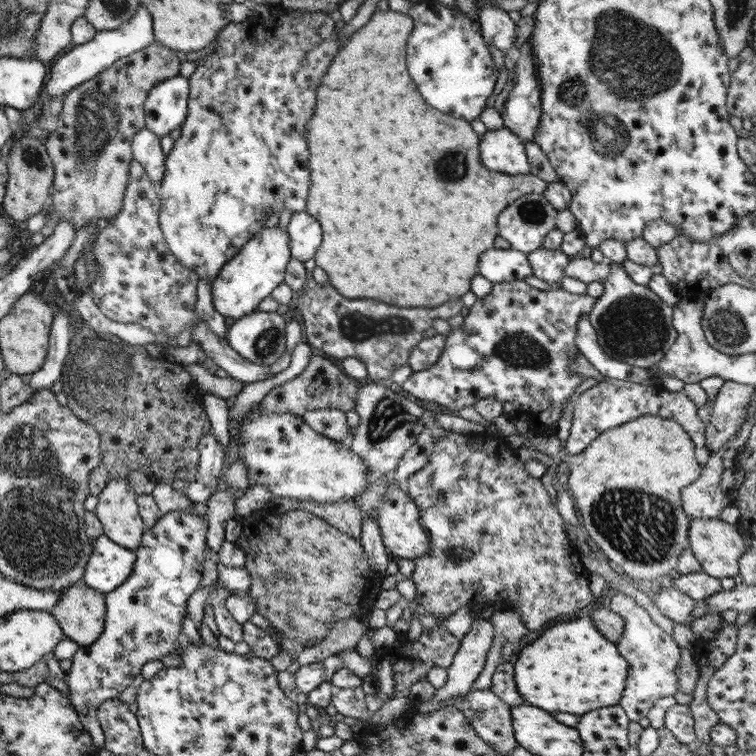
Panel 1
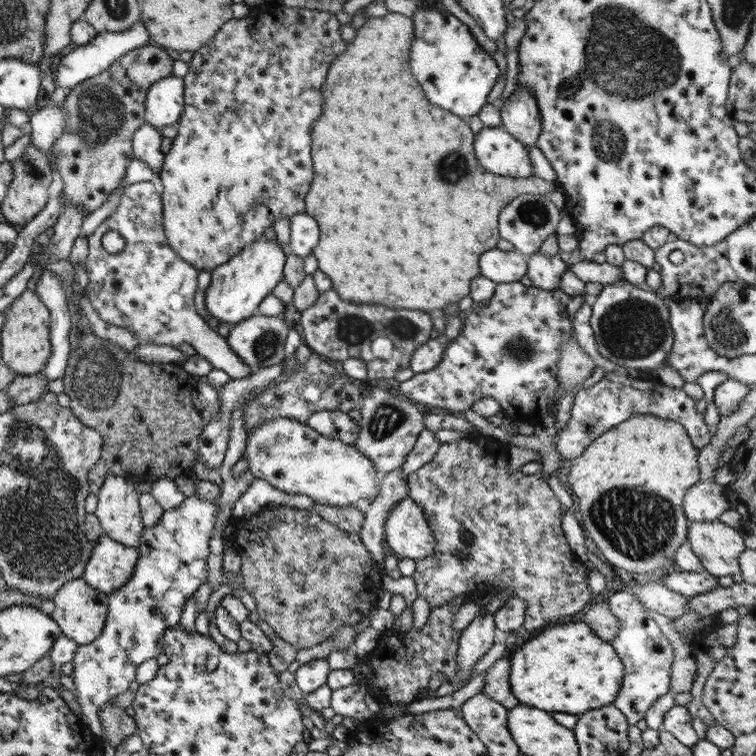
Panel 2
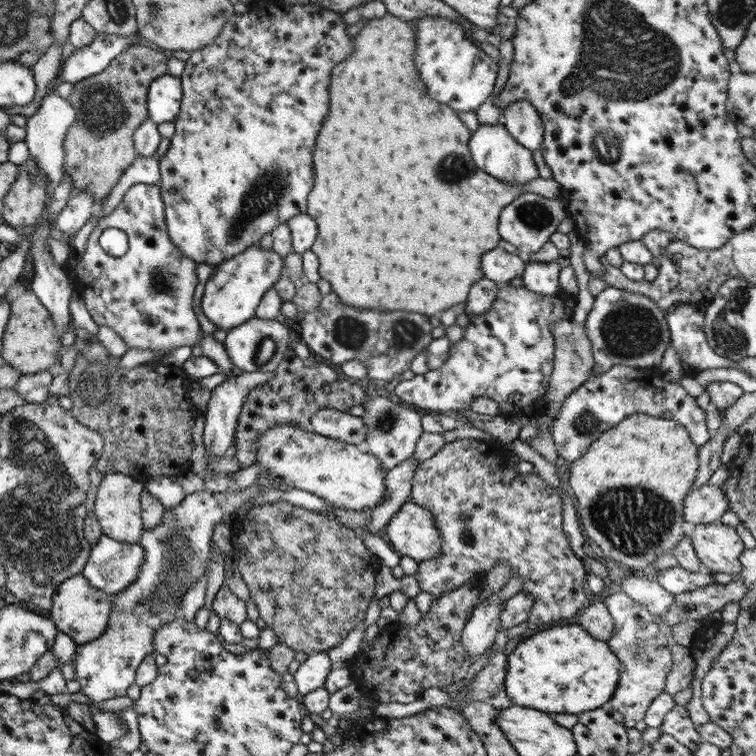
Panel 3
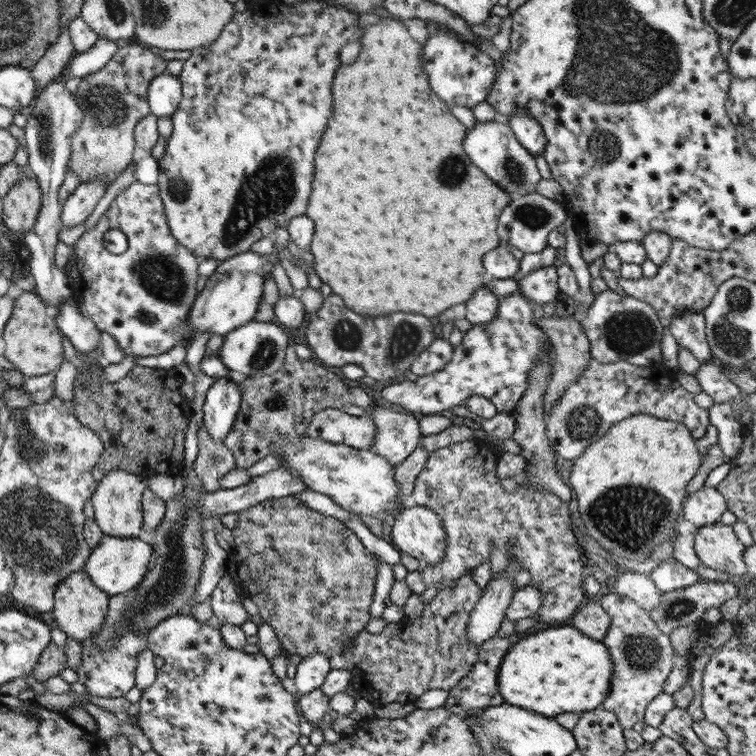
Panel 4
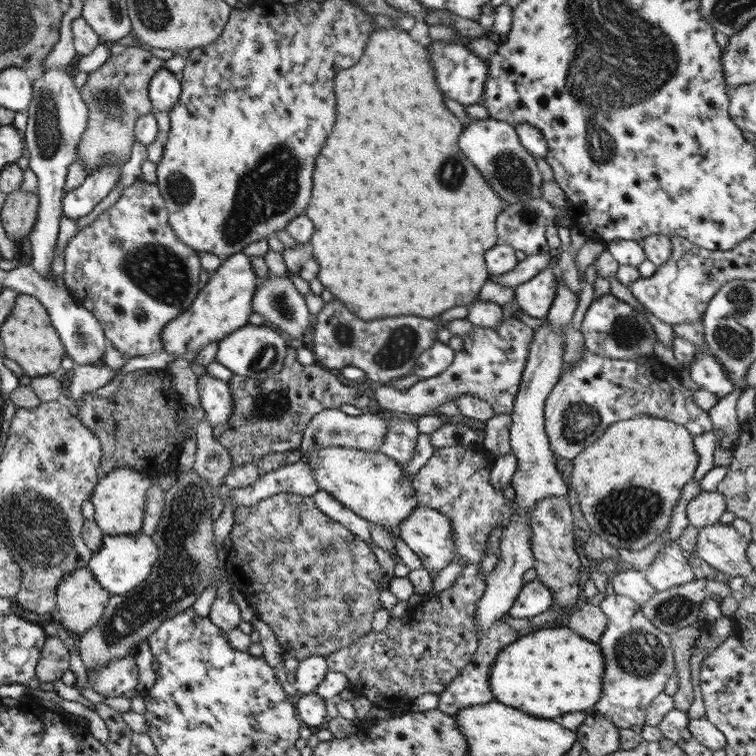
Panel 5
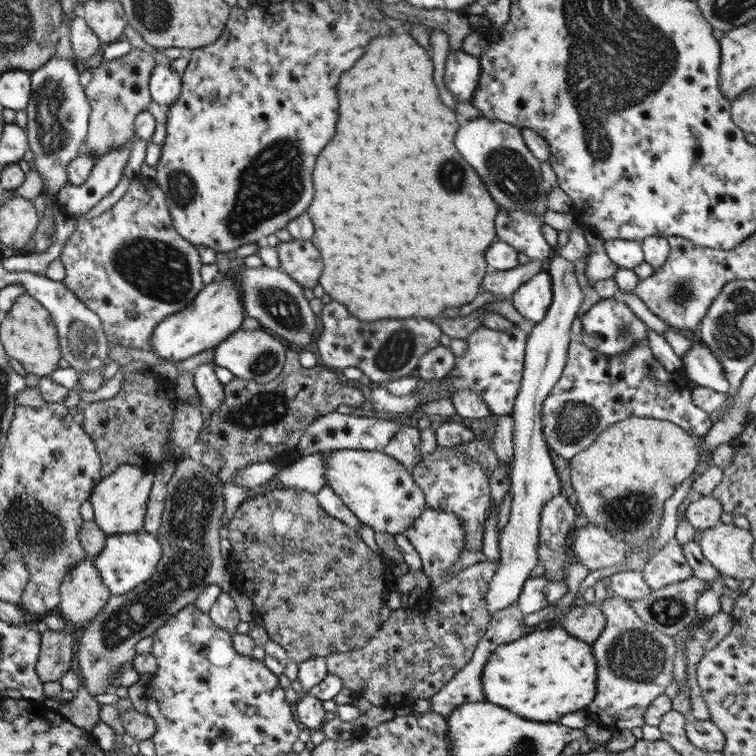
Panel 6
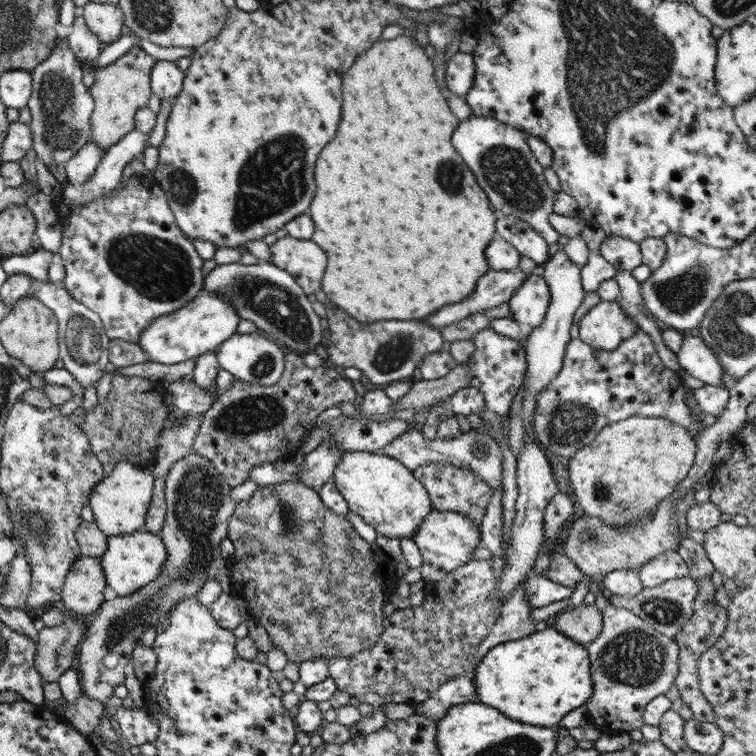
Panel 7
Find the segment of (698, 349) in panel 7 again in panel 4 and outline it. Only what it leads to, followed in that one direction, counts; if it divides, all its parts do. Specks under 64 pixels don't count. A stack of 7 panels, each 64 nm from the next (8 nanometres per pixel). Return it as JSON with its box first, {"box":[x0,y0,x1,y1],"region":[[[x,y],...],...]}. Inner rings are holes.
{"box":[694,362,741,404],"region":[[[702,362],[700,366],[694,376],[703,392],[710,394],[714,403],[724,404],[736,396],[741,396],[741,390],[725,376],[720,364]]]}

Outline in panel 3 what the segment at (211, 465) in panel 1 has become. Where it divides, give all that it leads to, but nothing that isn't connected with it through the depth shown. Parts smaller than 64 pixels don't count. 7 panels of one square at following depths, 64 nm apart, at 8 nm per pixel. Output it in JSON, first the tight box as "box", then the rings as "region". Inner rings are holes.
{"box":[202,370,276,457],"region":[[[276,370],[273,372],[245,372],[241,376],[230,376],[211,392],[210,400],[207,405],[207,411],[203,413],[205,416],[204,432],[202,442],[206,447],[206,453],[210,457],[222,457],[225,453],[231,450],[233,441],[235,440],[236,427],[238,426],[239,416],[242,405],[246,400],[247,394],[255,390],[258,386],[268,383],[270,379],[276,375]]]}

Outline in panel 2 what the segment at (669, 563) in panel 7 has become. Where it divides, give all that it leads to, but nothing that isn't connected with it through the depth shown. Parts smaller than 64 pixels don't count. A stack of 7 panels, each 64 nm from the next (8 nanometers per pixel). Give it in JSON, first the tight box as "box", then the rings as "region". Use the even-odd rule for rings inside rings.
{"box":[663,569,718,597],"region":[[[674,569],[663,579],[664,586],[686,597],[696,597],[718,587],[718,578],[710,572],[682,572]]]}

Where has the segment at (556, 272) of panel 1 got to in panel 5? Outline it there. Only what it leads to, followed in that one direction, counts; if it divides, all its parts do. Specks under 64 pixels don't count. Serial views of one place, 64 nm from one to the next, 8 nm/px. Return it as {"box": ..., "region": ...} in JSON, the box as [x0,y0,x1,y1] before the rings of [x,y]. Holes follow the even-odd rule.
{"box":[514,268,556,319],"region":[[[545,268],[530,280],[514,289],[518,308],[532,318],[545,319],[556,296],[556,278],[553,268]]]}

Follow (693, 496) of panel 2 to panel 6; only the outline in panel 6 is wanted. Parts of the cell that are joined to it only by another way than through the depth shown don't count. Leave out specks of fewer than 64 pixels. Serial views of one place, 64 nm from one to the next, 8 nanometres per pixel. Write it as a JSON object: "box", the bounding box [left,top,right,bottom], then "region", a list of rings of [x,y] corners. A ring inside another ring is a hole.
{"box":[685,495,722,532],"region":[[[714,495],[695,496],[685,505],[686,520],[701,532],[721,522],[722,503]]]}

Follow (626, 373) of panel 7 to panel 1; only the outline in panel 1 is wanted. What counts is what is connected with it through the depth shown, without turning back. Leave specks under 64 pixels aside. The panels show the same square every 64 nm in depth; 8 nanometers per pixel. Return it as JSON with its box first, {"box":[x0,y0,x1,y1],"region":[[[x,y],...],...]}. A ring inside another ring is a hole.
{"box":[566,378,706,455],"region":[[[606,378],[606,382],[600,382],[580,395],[578,402],[574,402],[572,414],[570,435],[566,440],[569,455],[581,454],[602,432],[632,422],[642,415],[675,420],[686,429],[695,448],[704,446],[706,441],[706,424],[698,417],[696,404],[683,391],[668,392],[662,386],[642,386],[624,380]]]}

